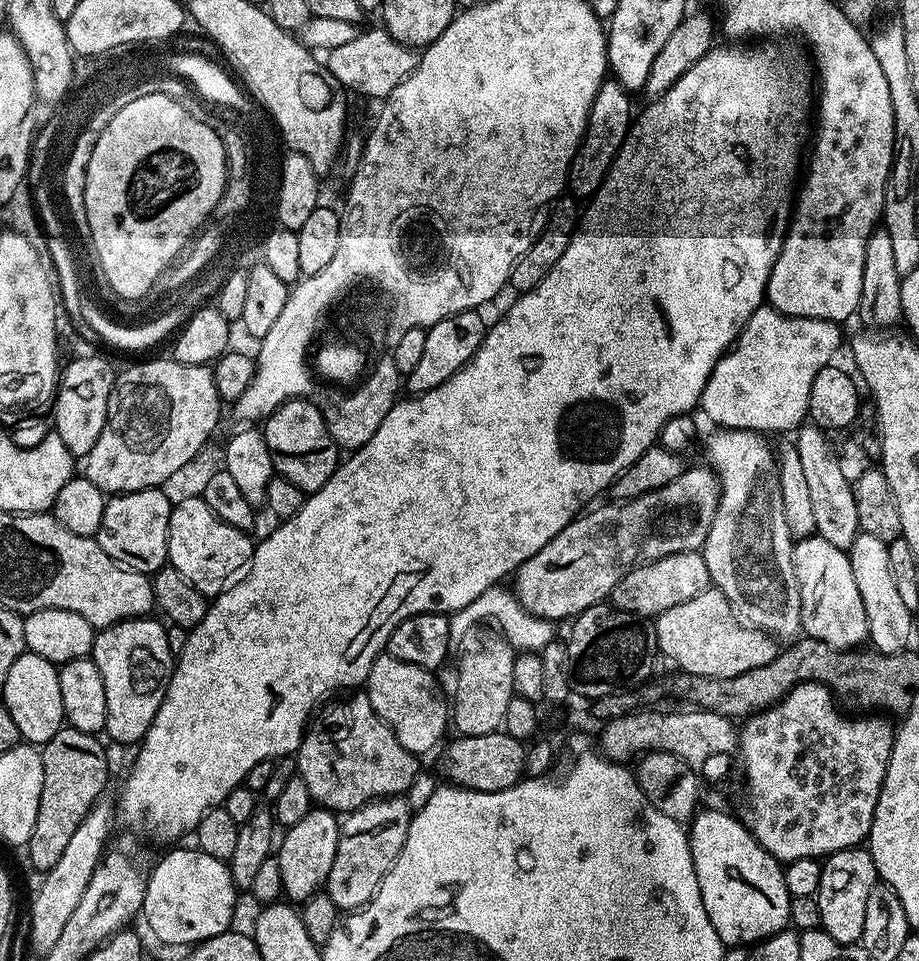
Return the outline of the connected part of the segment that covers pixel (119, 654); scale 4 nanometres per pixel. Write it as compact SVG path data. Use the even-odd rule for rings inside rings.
M152 619L111 624L109 628L99 629L92 643L90 659L100 667L102 686L108 691L106 736L109 741L139 741L154 722L156 708L164 701L166 678L172 674L174 655L165 644L165 625L159 619Z

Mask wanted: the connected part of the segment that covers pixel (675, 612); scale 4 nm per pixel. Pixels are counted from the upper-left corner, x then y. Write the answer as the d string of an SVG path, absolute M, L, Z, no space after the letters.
M714 586L705 587L703 592L678 606L670 606L670 610L655 617L654 623L656 647L663 659L665 656L673 660L680 672L708 676L714 682L766 666L766 662L774 662L778 651L777 641L765 632L749 628Z

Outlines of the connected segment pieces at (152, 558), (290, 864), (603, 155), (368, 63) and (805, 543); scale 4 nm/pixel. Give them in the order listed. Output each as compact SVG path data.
M163 487L143 488L137 492L121 492L113 495L105 503L102 522L94 538L98 546L102 546L105 554L117 560L122 567L132 568L135 572L155 574L168 564L168 535L170 534L172 506L166 498Z
M313 806L306 818L294 822L279 837L278 851L274 859L278 862L278 870L282 870L282 886L284 896L292 902L309 900L314 893L321 891L330 874L330 866L334 866L334 854L338 850L341 821L337 813L327 808Z
M616 78L605 79L603 86L594 94L594 102L590 106L590 114L586 122L586 130L582 142L572 159L572 165L568 171L567 191L573 197L590 198L600 189L622 142L628 136L628 129L634 123L634 111L632 112L632 100L628 92L619 84Z
M383 26L368 28L361 31L354 42L346 42L346 46L334 46L326 54L326 71L340 83L341 88L361 92L364 96L373 96L376 102L398 86L413 72L420 61L420 52L415 48L408 48L398 42Z
M808 536L795 541L792 561L800 583L800 602L804 605L803 635L835 648L852 648L852 632L866 634L870 622L866 618L866 606L862 606L862 594L858 594L858 582L854 582L848 552L824 536Z

